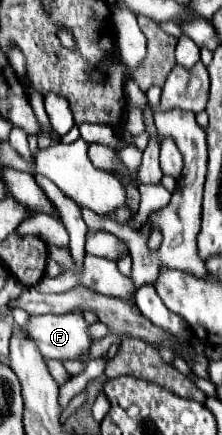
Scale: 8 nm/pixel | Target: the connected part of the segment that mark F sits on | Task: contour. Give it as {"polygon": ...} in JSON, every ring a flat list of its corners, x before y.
{"polygon":[[81,311,67,315,31,315,21,333,35,341,45,359,79,359,91,345]]}

